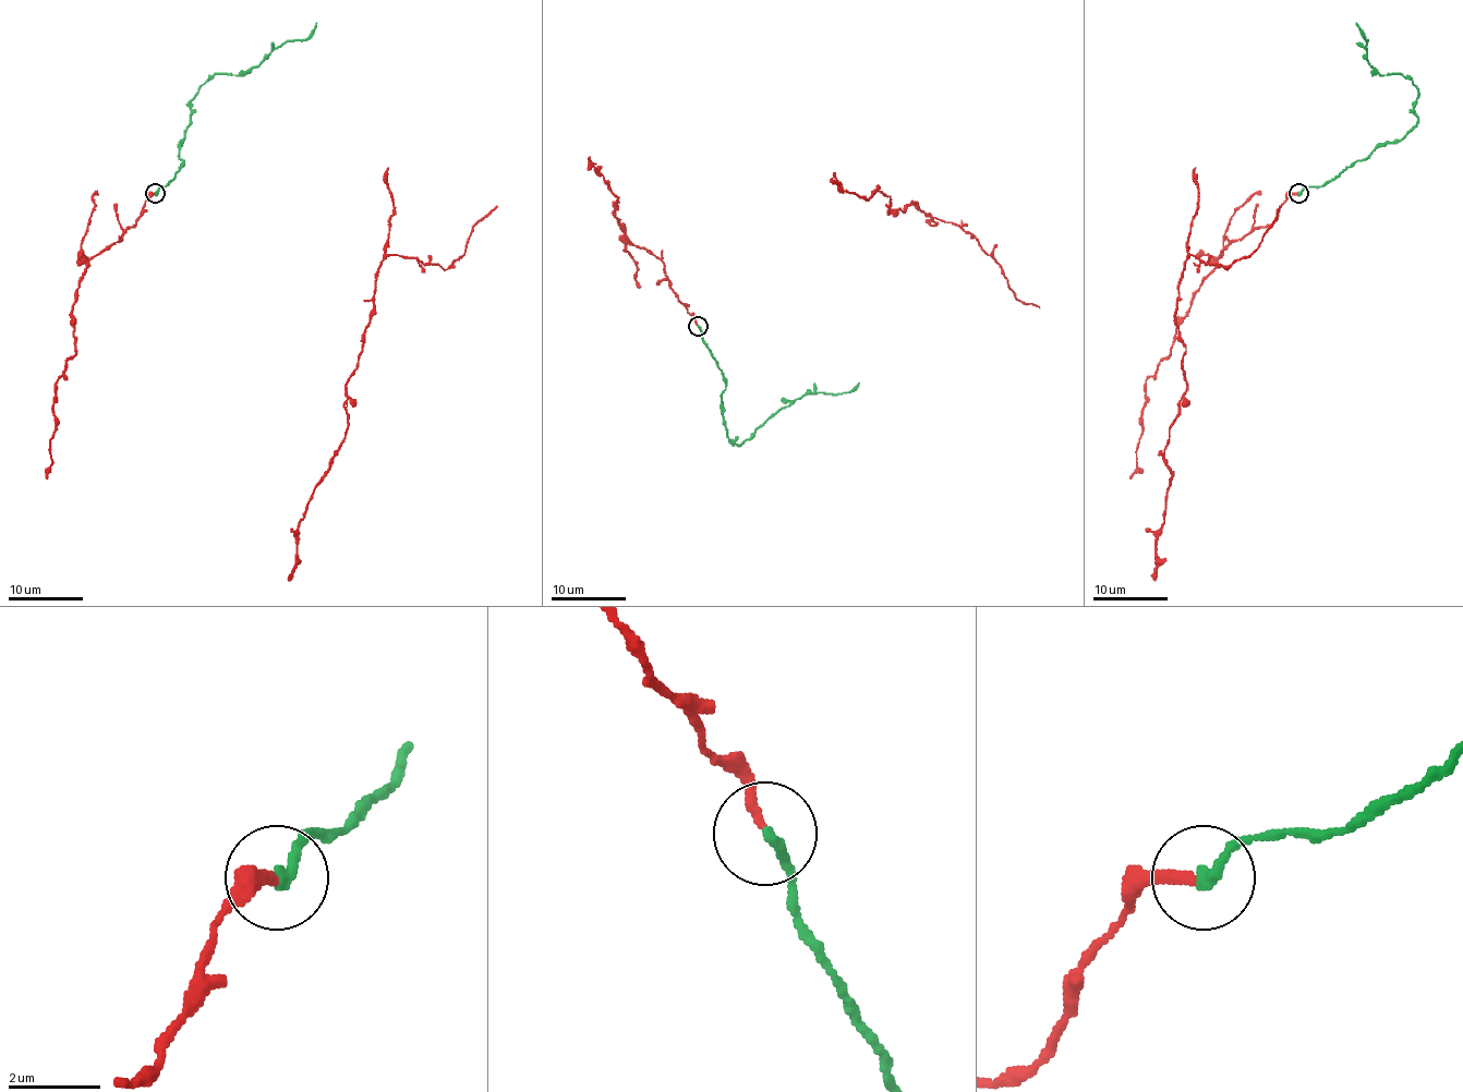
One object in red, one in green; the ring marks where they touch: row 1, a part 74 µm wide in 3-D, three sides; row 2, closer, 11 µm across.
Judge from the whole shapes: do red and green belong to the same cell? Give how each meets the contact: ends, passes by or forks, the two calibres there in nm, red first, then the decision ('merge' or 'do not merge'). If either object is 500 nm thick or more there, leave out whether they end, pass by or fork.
red ends; green ends; calibres 240 and 260 nm; merge

